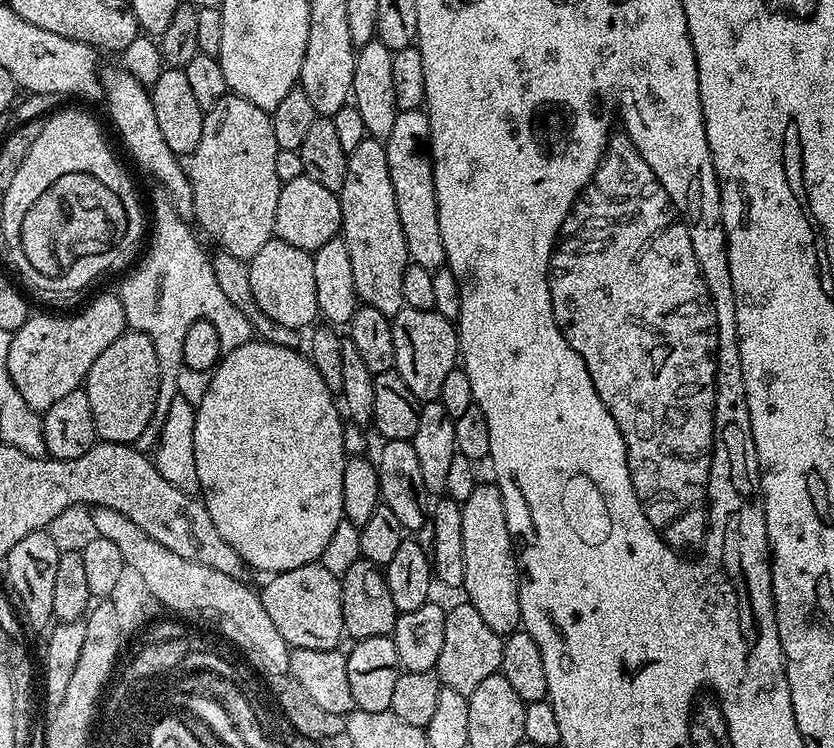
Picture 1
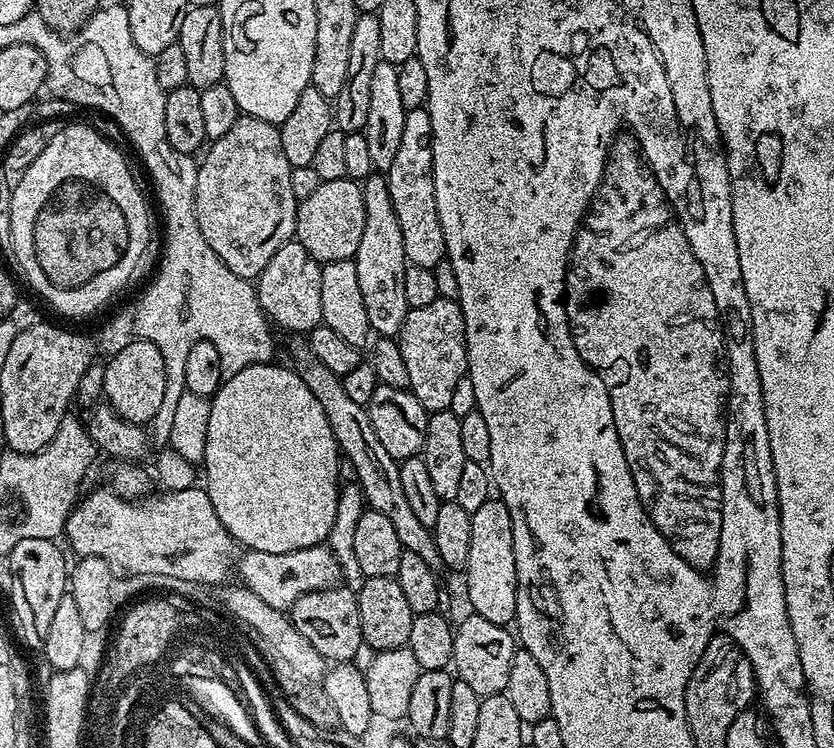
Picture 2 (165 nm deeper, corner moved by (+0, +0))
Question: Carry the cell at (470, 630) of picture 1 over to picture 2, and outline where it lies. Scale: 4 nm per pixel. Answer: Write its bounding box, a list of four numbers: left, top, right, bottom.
[452,614,518,698]

